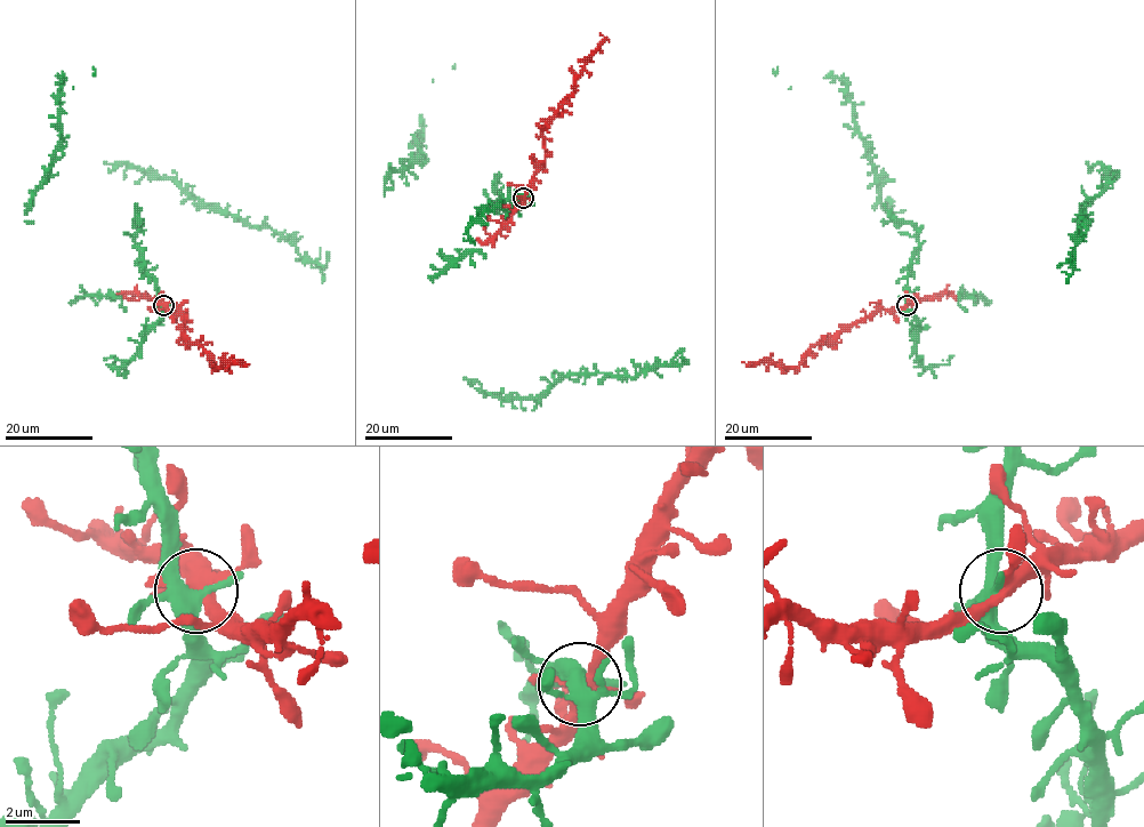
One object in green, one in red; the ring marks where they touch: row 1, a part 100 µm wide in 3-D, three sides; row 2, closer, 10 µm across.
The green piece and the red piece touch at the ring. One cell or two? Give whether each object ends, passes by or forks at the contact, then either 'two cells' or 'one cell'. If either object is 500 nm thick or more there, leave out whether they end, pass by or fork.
green forks; red forks; one cell

